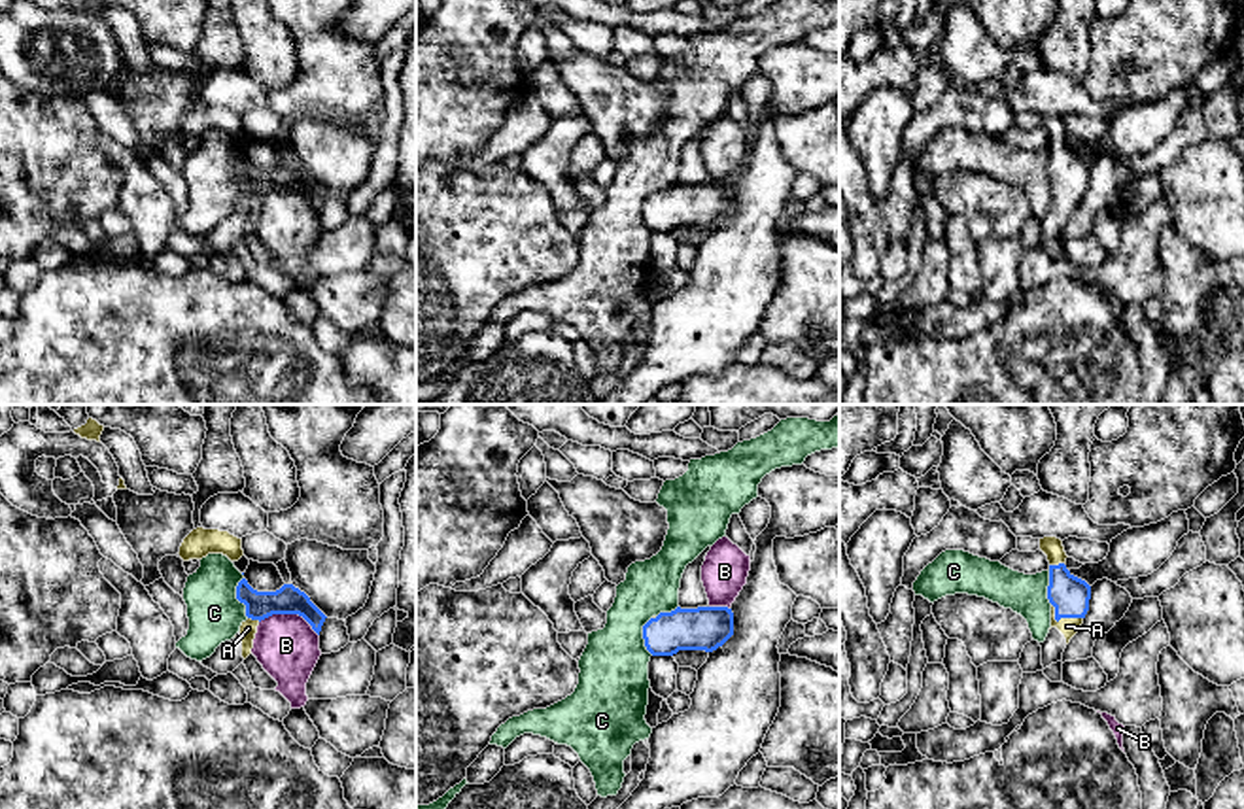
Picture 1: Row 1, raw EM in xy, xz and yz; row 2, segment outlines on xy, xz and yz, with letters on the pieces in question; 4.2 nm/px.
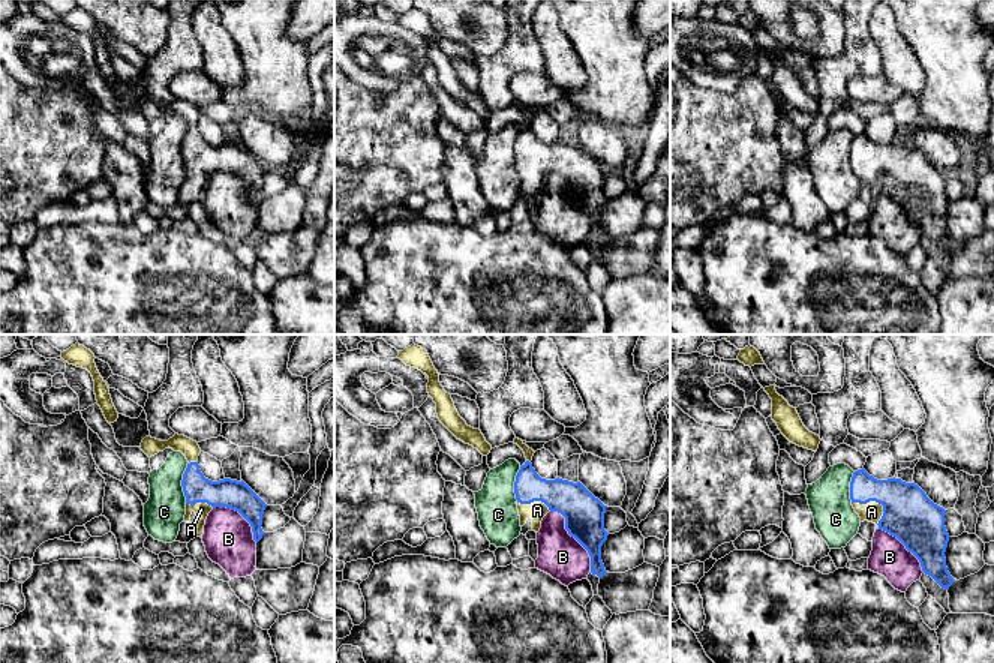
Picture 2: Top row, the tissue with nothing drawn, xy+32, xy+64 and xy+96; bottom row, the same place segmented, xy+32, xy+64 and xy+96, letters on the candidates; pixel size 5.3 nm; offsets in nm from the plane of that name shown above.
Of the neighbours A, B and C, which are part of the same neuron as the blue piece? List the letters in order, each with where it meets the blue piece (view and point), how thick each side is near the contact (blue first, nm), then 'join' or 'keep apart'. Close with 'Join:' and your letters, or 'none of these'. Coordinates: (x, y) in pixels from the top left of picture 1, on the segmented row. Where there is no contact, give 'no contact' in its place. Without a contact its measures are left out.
A: meets blue in yz at (1061, 617); 160 nm thick on the blue side, 80 nm on the other; join
B: meets blue in xy at (290, 613); 120 nm thick on the blue side, 260 nm on the other; keep apart
C: meets blue in xy at (237, 596); 120 nm thick on the blue side, 220 nm on the other; keep apart
Join: A

